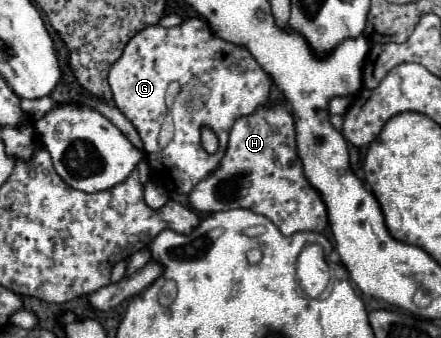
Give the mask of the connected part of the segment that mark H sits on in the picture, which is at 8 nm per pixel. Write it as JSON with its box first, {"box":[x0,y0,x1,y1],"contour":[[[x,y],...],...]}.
{"box":[189,101,329,235],"contour":[[[281,101],[259,105],[251,115],[235,121],[221,165],[193,187],[189,203],[197,213],[247,207],[269,217],[283,235],[293,235],[297,231],[323,233],[329,225],[325,203],[317,189],[309,185],[297,155],[293,113]]]}

